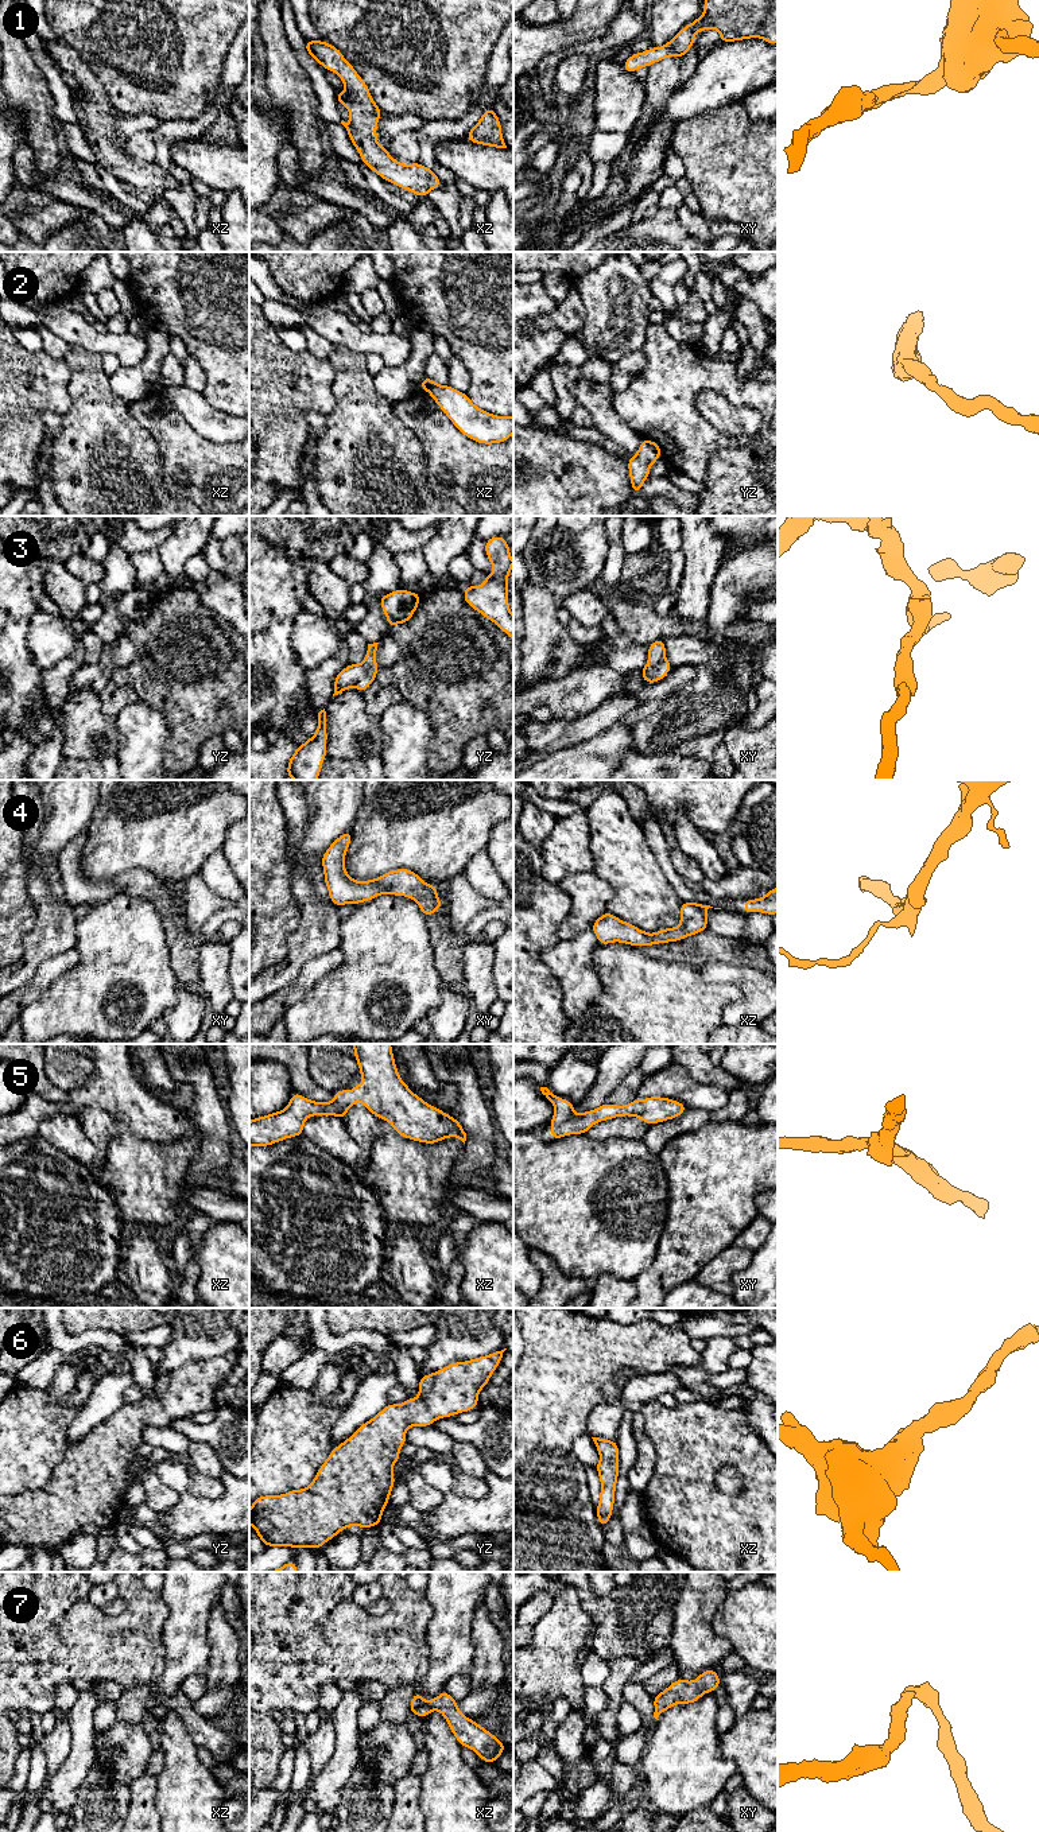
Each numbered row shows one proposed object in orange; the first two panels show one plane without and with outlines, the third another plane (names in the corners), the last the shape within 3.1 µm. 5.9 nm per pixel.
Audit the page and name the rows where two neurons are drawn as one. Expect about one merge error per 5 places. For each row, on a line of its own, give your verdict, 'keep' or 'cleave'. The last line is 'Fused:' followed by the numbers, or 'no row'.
1: keep
2: keep
3: keep
4: keep
5: keep
6: keep
7: keep
Fused: no row

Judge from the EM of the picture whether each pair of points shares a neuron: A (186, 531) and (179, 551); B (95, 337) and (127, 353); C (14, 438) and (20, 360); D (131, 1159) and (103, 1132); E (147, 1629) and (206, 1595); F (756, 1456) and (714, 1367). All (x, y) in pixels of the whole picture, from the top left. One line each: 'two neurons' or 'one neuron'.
A: one neuron
B: one neuron
C: one neuron
D: two neurons
E: two neurons
F: two neurons

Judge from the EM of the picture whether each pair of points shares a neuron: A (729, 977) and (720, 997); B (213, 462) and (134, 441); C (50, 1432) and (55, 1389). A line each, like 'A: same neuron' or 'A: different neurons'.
A: different neurons
B: different neurons
C: different neurons

